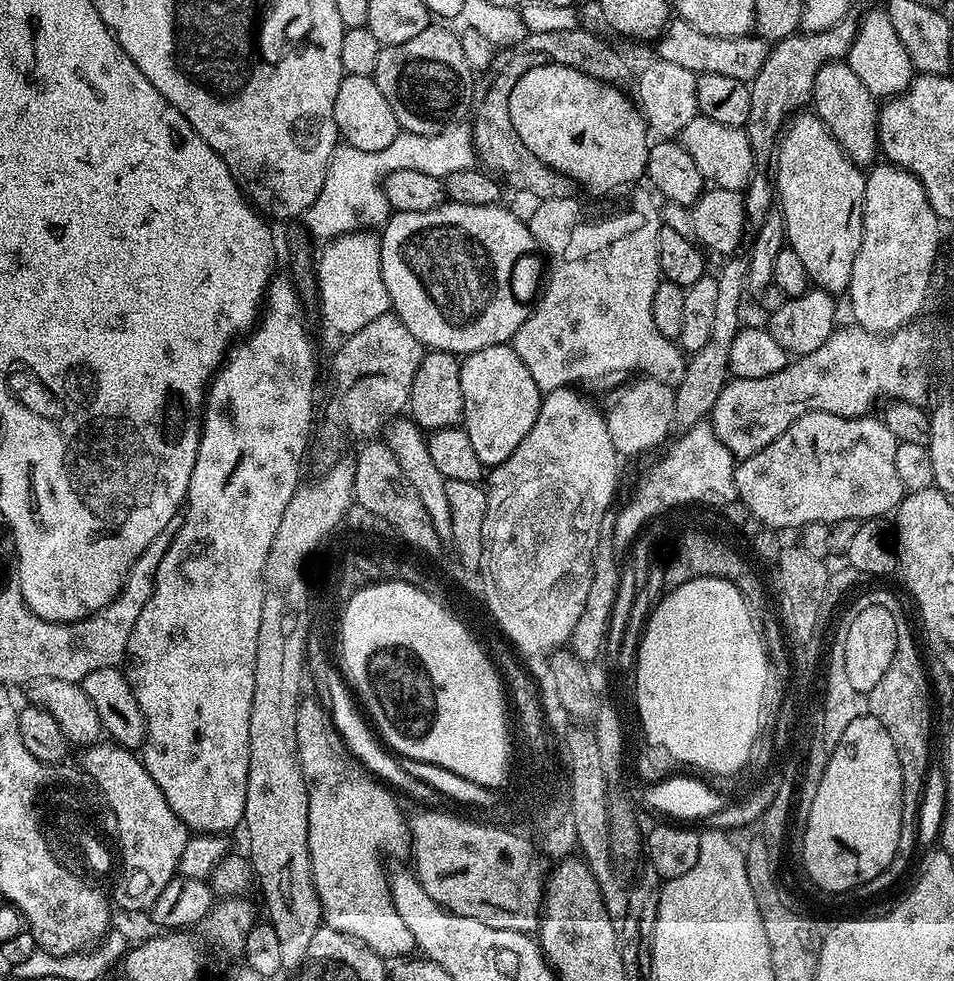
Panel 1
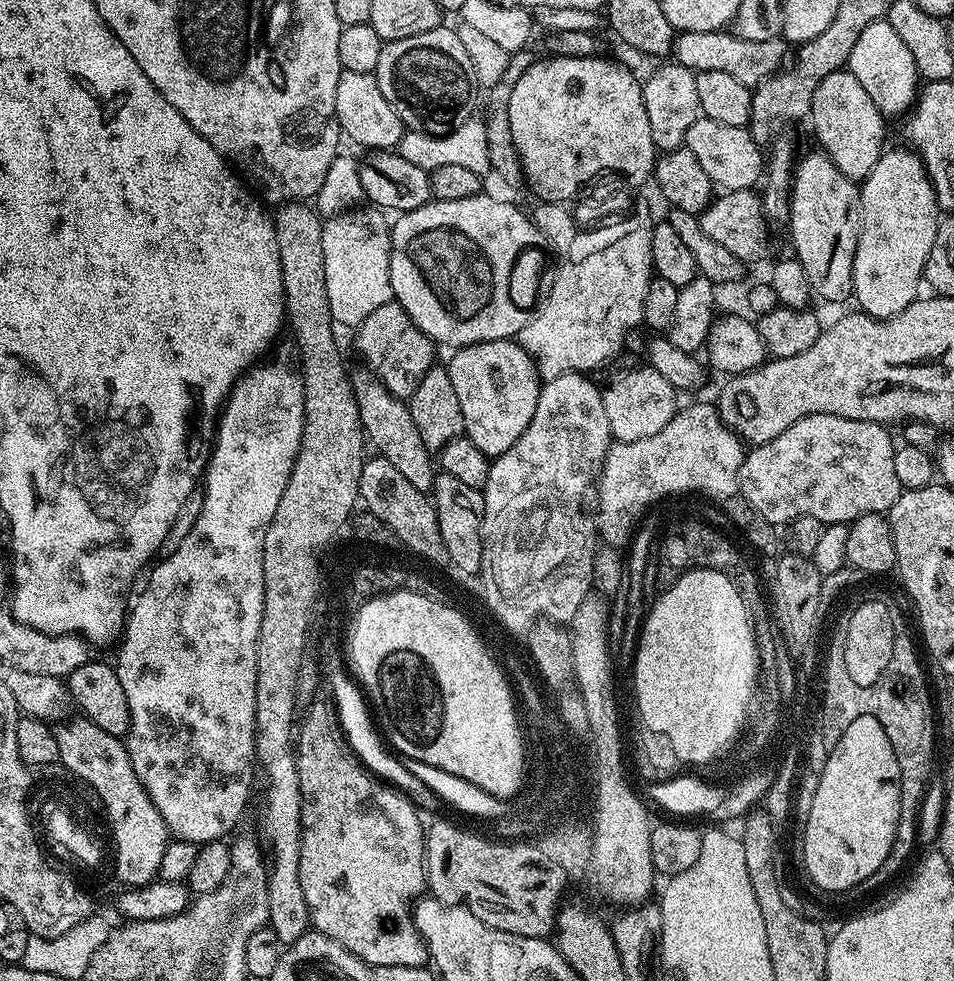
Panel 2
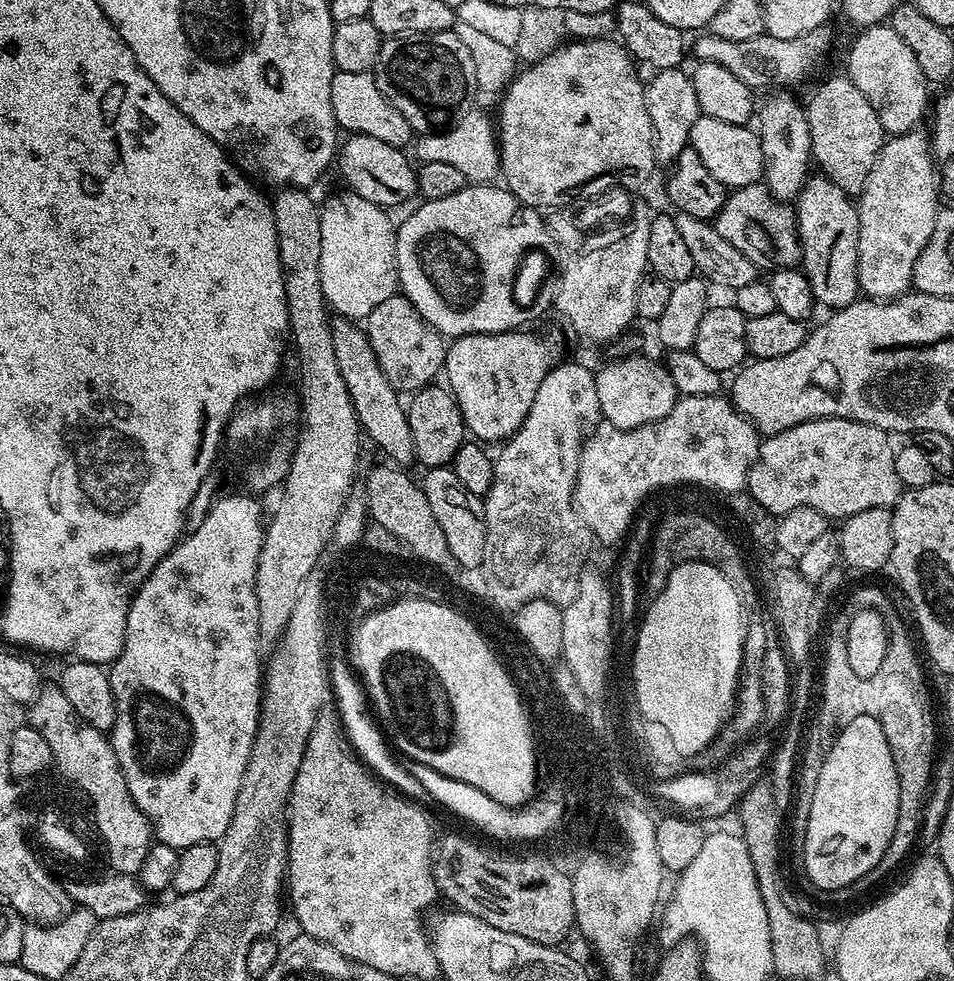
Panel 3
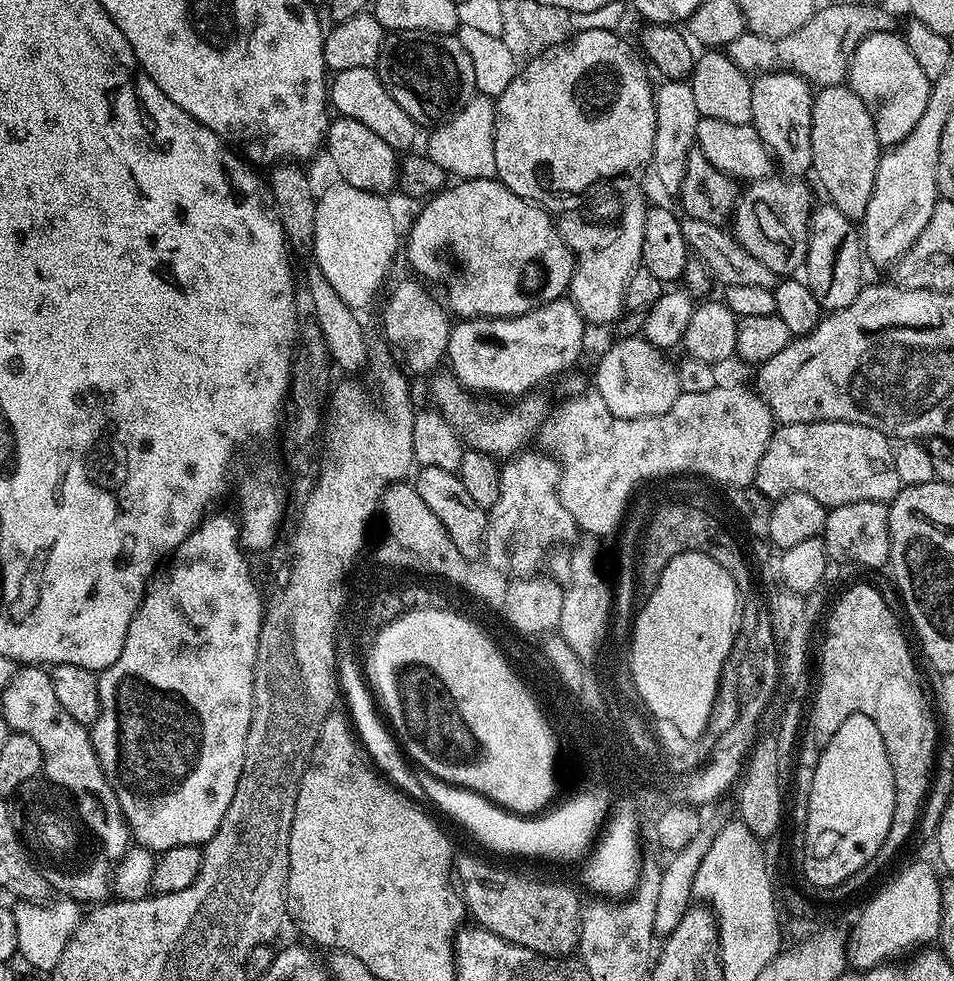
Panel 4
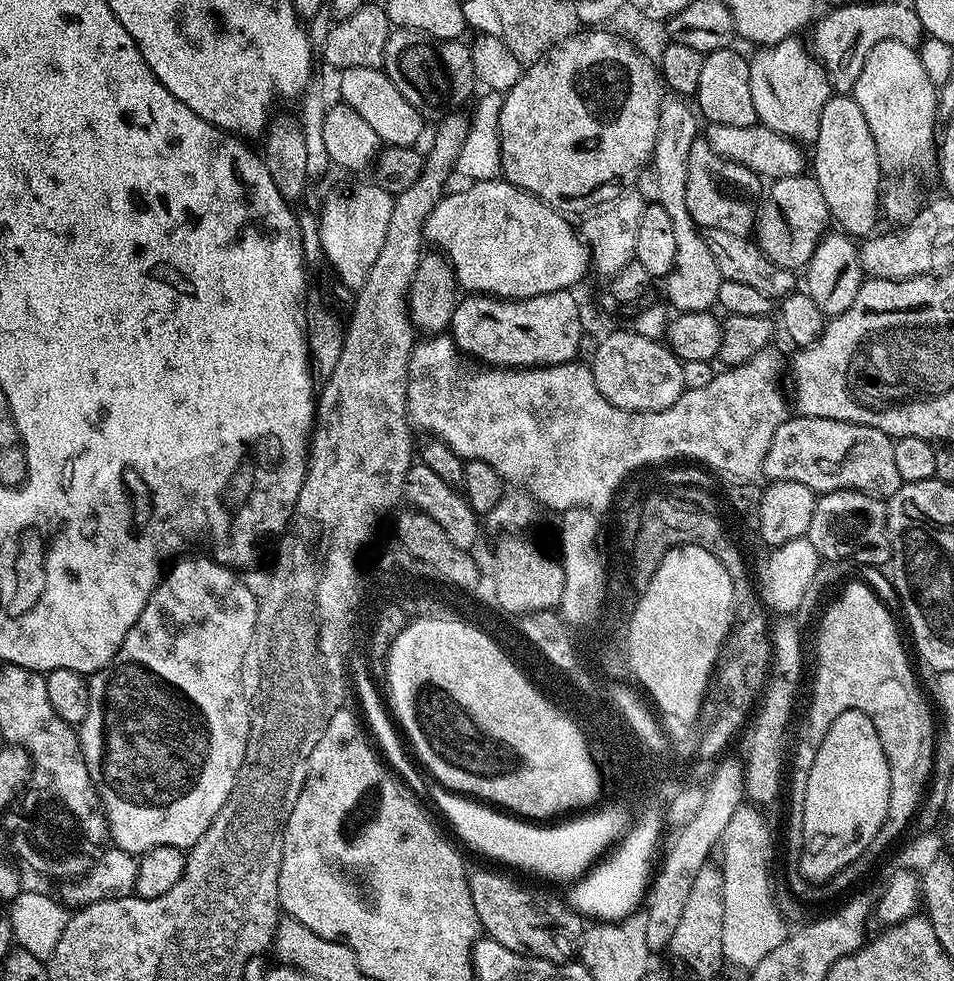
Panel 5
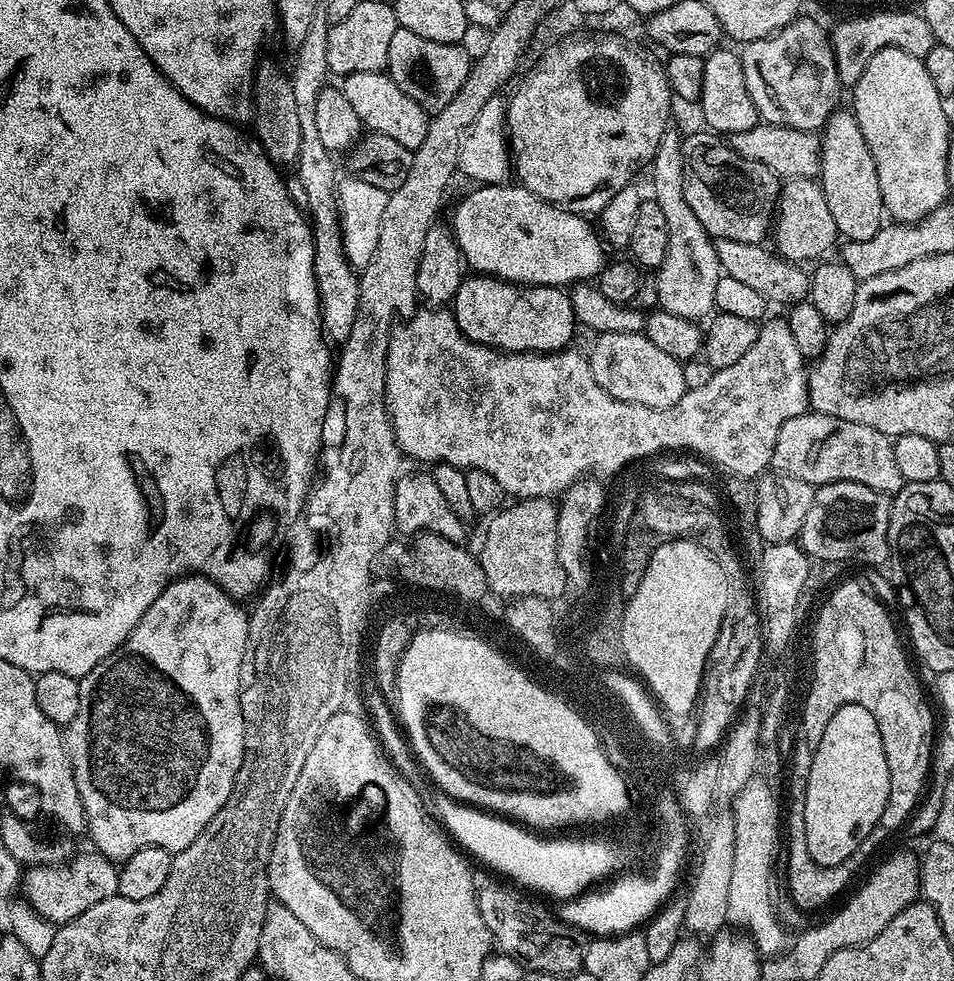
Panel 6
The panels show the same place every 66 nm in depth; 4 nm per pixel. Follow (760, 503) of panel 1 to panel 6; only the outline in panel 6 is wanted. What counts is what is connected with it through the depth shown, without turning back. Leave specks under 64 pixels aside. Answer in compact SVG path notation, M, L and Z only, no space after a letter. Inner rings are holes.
M809 410L798 414L798 418L790 418L790 422L778 430L771 467L813 486L858 482L862 486L870 486L870 490L895 494L903 490L906 482L898 471L892 442L893 437L873 430L871 426Z

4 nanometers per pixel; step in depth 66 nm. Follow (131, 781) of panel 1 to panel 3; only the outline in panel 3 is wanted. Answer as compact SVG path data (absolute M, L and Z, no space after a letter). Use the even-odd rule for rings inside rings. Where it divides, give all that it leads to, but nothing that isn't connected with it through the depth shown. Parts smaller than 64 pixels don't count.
M45 683L31 704L27 705L26 712L27 723L37 728L50 745L52 762L59 764L68 776L78 780L92 793L99 812L100 828L114 846L112 852L116 859L116 868L122 875L135 877L146 862L154 833L142 810L138 810L134 798L130 798L130 790L126 790L126 778L122 778L122 770L118 766L111 739L82 719L74 706L70 706L66 694L62 694L55 683Z

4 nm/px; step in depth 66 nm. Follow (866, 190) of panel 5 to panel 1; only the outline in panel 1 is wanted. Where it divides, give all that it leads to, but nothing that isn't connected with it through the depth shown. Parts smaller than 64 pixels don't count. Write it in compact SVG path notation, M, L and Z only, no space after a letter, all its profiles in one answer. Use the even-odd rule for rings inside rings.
M843 59L832 60L820 67L817 77L814 78L810 104L814 115L826 125L838 146L842 146L842 150L854 163L868 166L877 159L877 97L872 96L866 86L862 86L858 74L854 74L854 70L850 70L850 66Z

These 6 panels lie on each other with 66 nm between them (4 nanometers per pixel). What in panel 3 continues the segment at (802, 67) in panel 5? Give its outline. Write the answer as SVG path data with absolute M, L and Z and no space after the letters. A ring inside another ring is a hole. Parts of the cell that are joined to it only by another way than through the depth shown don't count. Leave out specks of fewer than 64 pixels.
M772 96L764 105L759 105L760 149L764 159L762 183L768 193L776 200L795 201L804 188L804 181L809 179L808 164L813 163L812 143L808 129L808 113L792 96Z

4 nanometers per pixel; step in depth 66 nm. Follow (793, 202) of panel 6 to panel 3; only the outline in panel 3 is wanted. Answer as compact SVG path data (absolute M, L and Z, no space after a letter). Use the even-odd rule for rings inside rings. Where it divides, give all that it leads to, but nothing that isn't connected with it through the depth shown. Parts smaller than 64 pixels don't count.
M763 183L729 191L724 204L714 218L714 223L718 234L722 234L722 238L726 238L730 246L738 246L738 250L742 250L742 254L746 254L746 258L750 258L750 262L754 262L757 269L795 268L801 263L800 233L796 230L796 214L793 205L774 199Z

